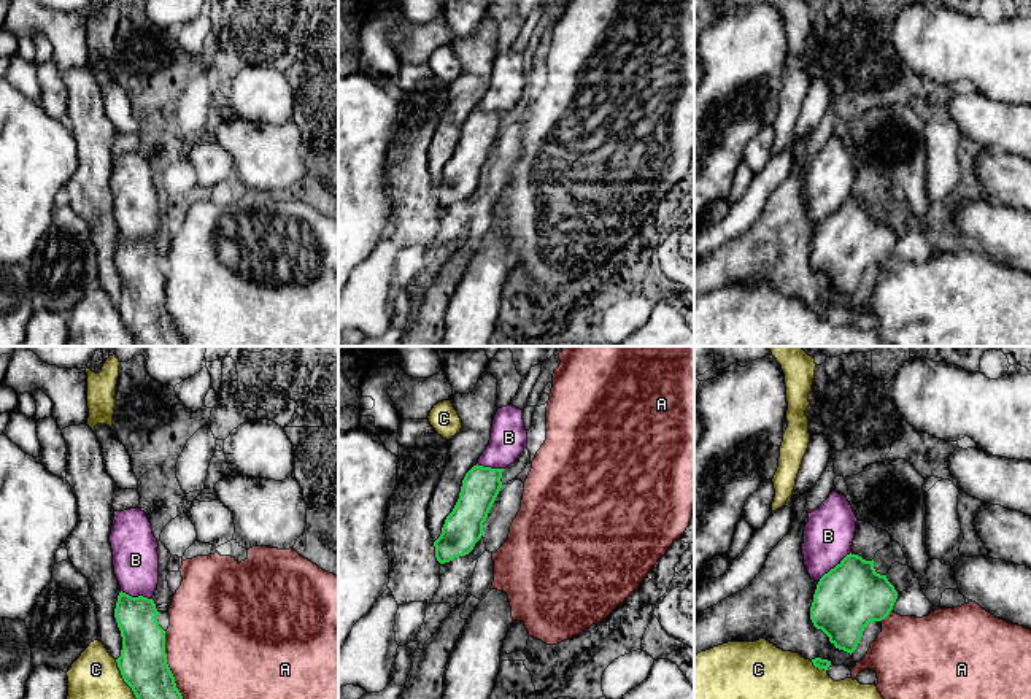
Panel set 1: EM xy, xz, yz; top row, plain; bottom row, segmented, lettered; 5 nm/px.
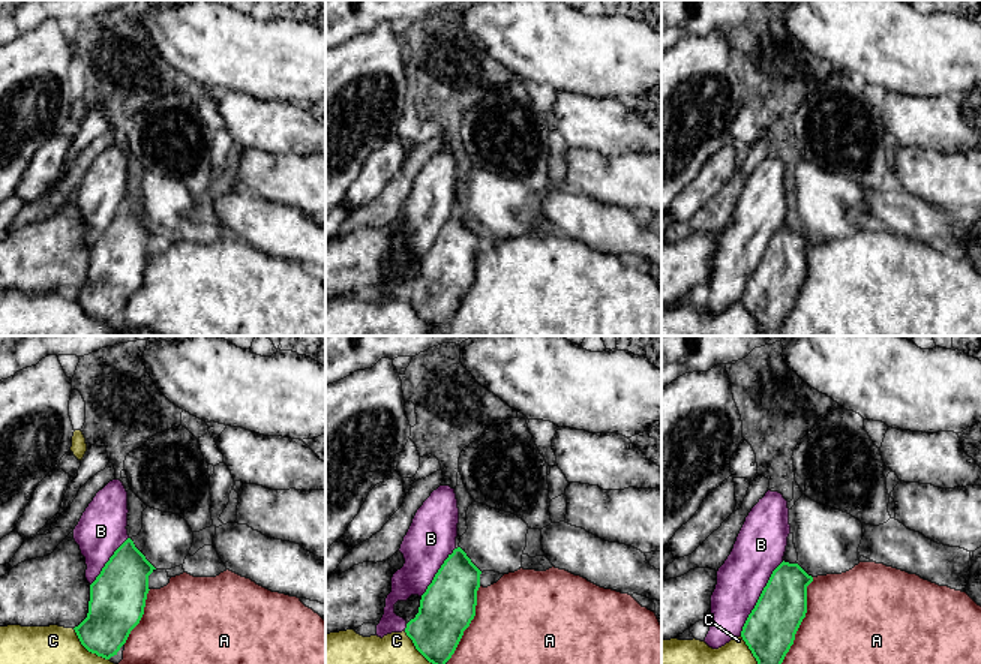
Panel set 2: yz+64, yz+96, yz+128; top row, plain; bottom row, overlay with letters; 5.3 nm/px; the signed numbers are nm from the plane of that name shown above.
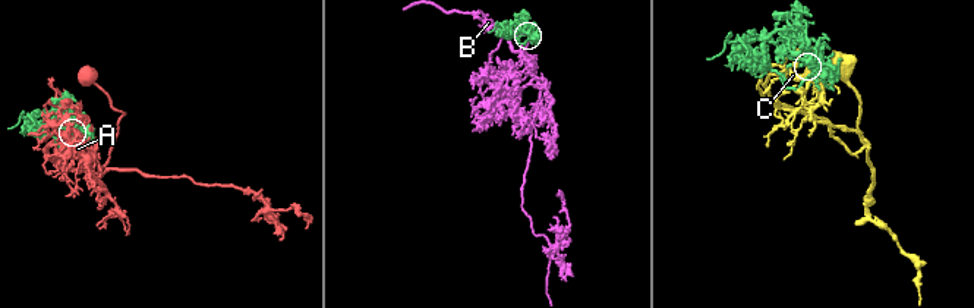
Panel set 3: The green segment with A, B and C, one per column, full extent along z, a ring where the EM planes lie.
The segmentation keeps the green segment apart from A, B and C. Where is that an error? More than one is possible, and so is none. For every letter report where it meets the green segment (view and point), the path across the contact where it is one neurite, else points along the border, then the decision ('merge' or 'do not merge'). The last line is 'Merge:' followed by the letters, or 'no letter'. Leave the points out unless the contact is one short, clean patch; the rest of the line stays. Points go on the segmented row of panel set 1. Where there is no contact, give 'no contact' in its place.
A: contact xy (167, 664); do not merge
B: contact yz (834, 567); merge
C: contact yz (818, 668); do not merge
Merge: B

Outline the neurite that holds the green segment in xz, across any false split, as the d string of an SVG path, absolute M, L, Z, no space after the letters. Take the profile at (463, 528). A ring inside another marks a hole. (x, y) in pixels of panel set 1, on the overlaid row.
M512 404L497 408L491 440L478 462L465 473L459 499L434 542L440 564L469 554L483 535L483 523L502 488L502 472L527 446L523 410Z

